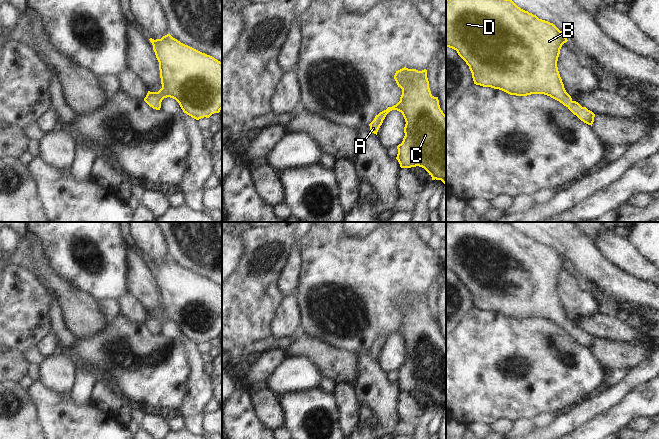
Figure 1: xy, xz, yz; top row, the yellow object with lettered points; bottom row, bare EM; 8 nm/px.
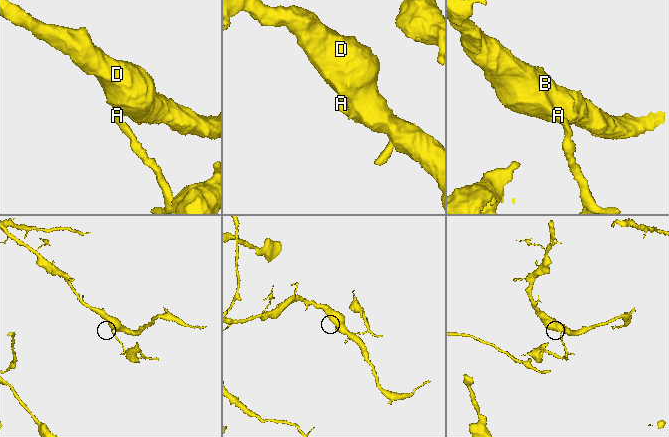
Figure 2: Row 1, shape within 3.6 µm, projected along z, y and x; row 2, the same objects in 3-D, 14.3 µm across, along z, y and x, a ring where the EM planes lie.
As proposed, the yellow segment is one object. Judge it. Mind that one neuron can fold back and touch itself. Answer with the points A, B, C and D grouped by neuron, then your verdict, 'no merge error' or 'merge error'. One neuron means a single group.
A B C D; no merge error

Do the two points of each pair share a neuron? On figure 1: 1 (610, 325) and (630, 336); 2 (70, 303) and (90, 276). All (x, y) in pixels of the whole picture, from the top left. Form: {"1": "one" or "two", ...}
{"1": "one", "2": "two"}

